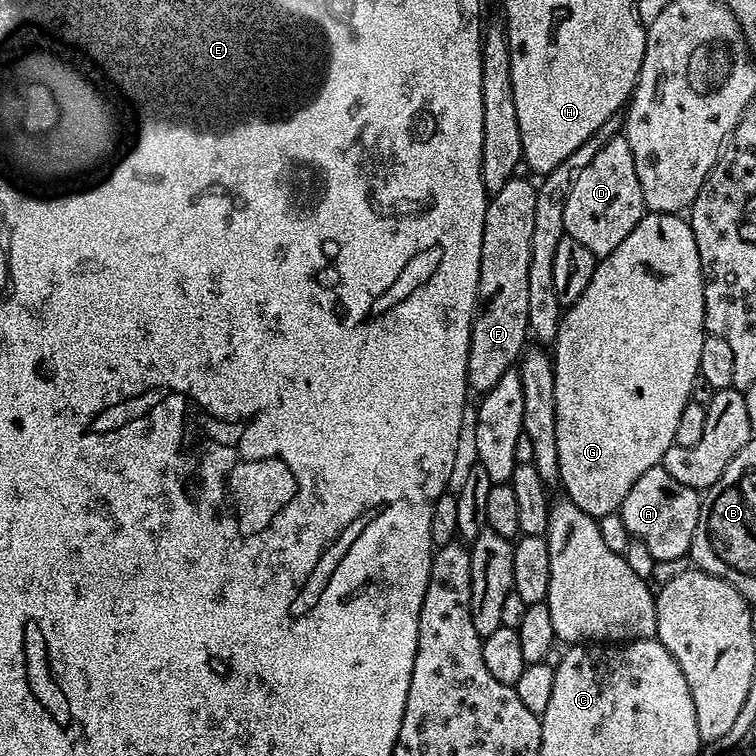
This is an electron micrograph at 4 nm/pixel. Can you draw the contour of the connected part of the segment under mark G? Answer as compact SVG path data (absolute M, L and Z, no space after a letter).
M648 212L638 222L638 226L634 226L634 230L630 230L630 234L626 234L626 238L618 242L616 249L597 263L594 278L590 278L590 286L582 290L582 298L567 305L560 318L554 351L551 353L556 403L557 448L554 467L560 471L560 480L564 483L563 495L573 500L586 514L599 518L617 511L626 494L630 494L630 486L634 486L634 482L638 482L638 478L642 478L646 470L657 467L663 461L666 450L676 443L674 430L678 430L678 418L682 418L682 410L686 410L692 399L691 387L694 386L696 376L700 374L705 335L704 275L698 258L698 242L694 242L691 223L683 215L674 212Z

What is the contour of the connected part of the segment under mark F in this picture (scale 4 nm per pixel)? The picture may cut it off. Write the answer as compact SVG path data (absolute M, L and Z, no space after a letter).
M515 176L508 180L488 201L482 258L479 259L479 290L483 297L491 298L473 317L470 353L467 354L467 382L469 389L476 394L493 389L502 374L517 363L529 335L530 241L533 238L537 187L521 178Z

